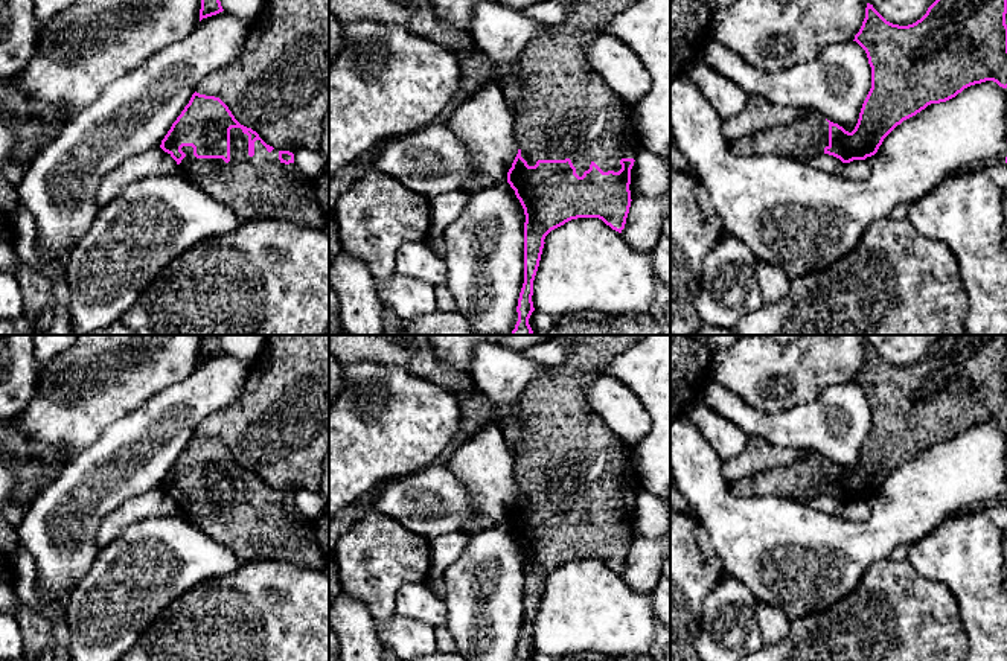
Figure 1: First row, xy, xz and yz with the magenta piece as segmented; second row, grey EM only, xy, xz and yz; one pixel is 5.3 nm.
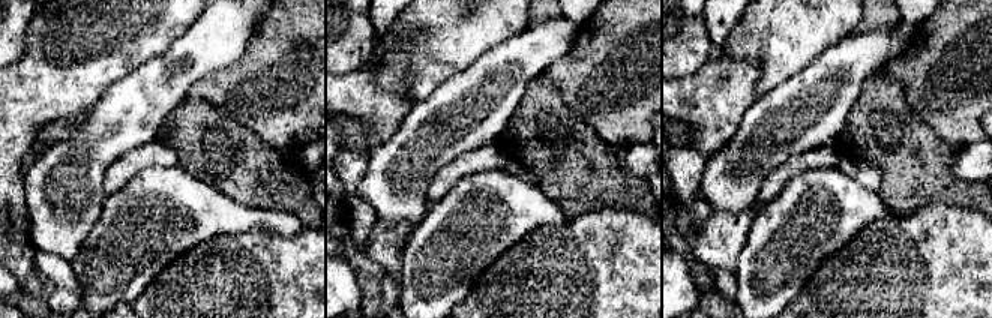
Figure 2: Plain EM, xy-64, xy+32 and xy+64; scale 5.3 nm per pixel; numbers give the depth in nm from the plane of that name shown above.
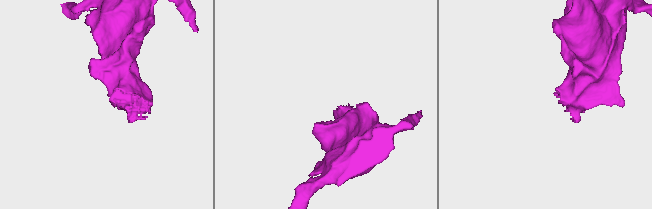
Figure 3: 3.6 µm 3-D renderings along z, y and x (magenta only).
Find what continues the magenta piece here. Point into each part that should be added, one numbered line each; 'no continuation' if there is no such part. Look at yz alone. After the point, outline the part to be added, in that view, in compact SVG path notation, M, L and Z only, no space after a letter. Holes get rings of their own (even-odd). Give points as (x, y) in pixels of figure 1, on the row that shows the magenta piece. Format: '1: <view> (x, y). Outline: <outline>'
1: yz (808, 137). Outline: M815 111L800 120L746 136L731 143L736 157L775 154L786 158L812 158L829 146L829 122Z

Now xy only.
1: xy (255, 188). Outline: M241 128L230 129L230 161L222 158L197 158L192 146L183 146L186 157L178 171L209 196L232 209L241 219L285 219L323 230L328 219L321 210L314 181L303 177L294 163L279 160L279 149L271 152L254 142L254 155L248 155L248 136Z

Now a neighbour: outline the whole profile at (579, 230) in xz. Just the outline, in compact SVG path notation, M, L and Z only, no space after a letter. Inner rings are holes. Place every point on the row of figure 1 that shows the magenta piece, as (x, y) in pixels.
M577 218L544 239L533 280L533 308L558 320L567 314L649 312L660 280L652 251L634 251L599 218Z

